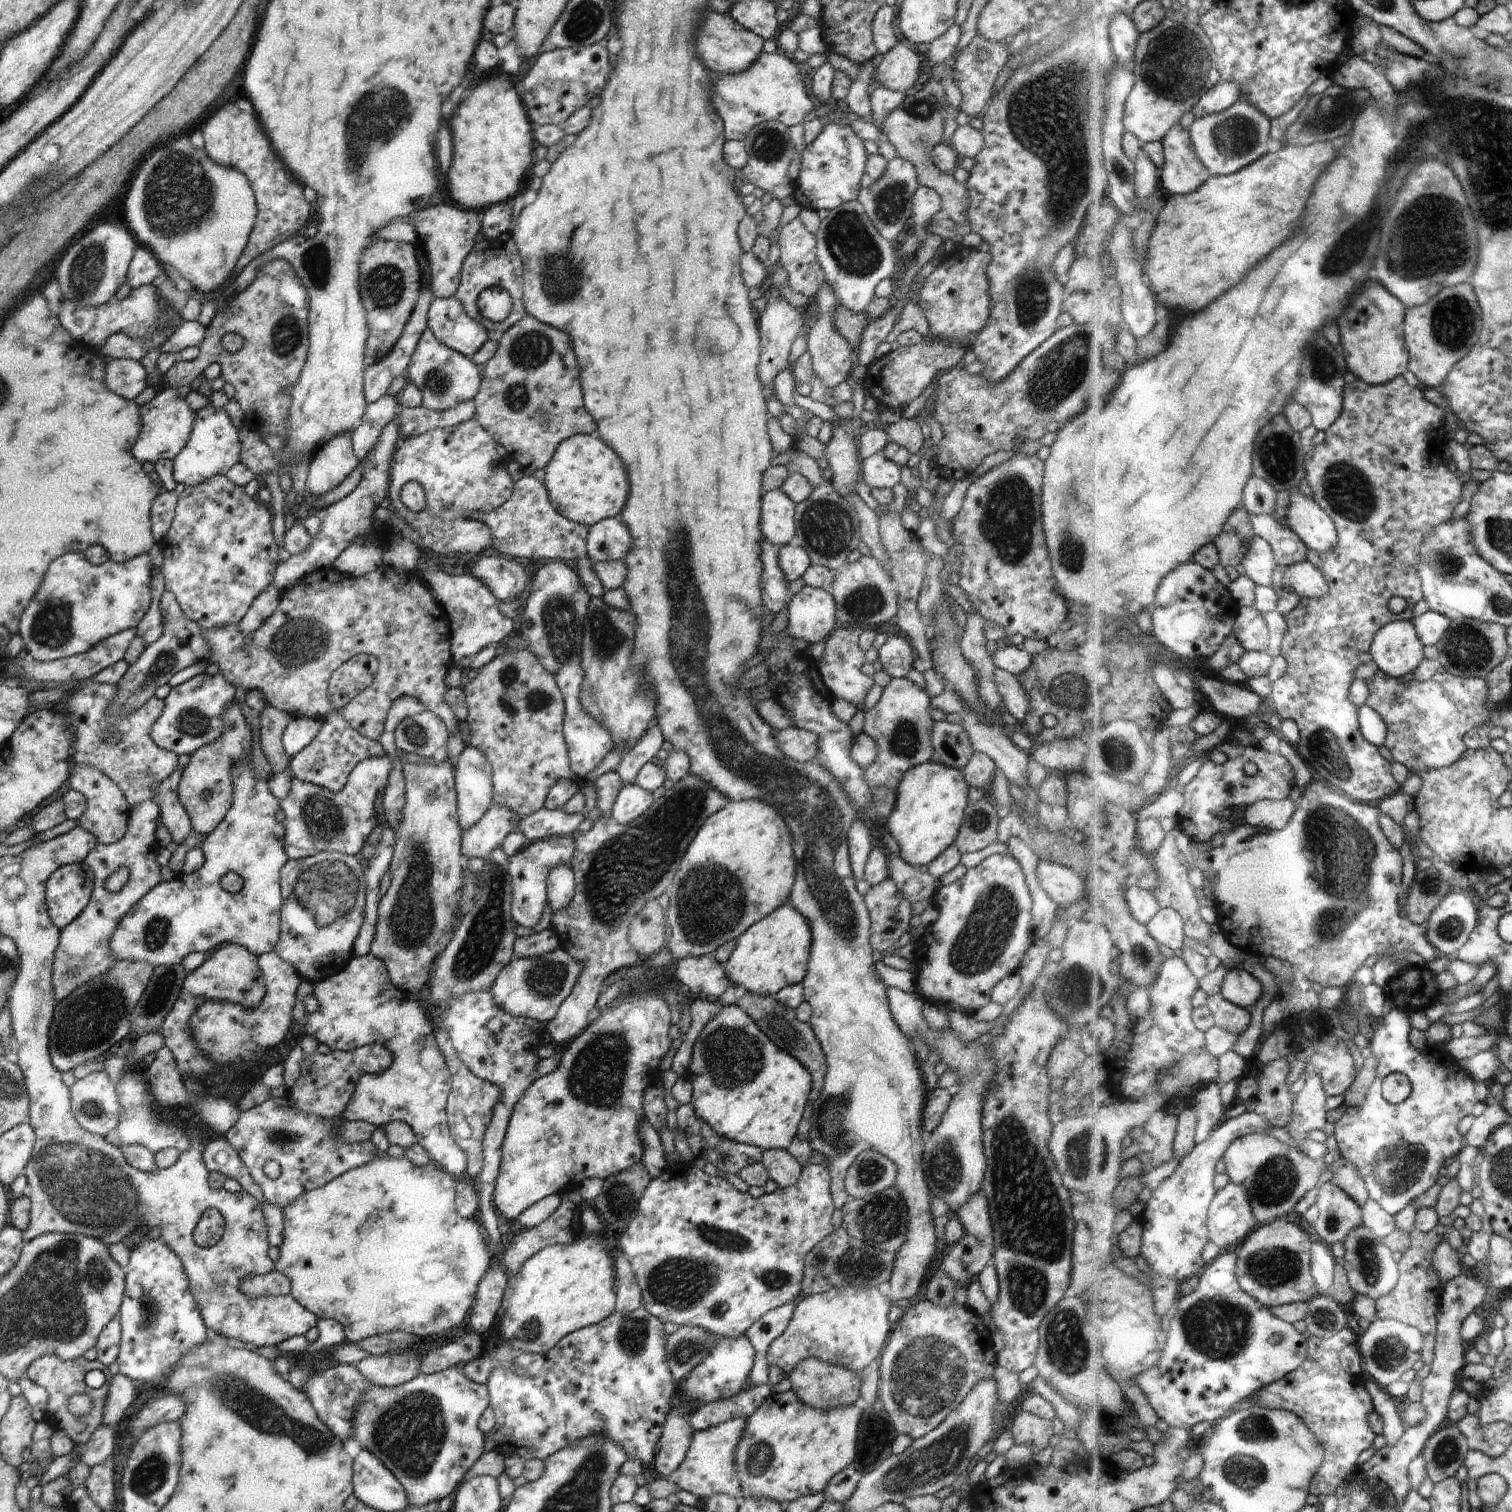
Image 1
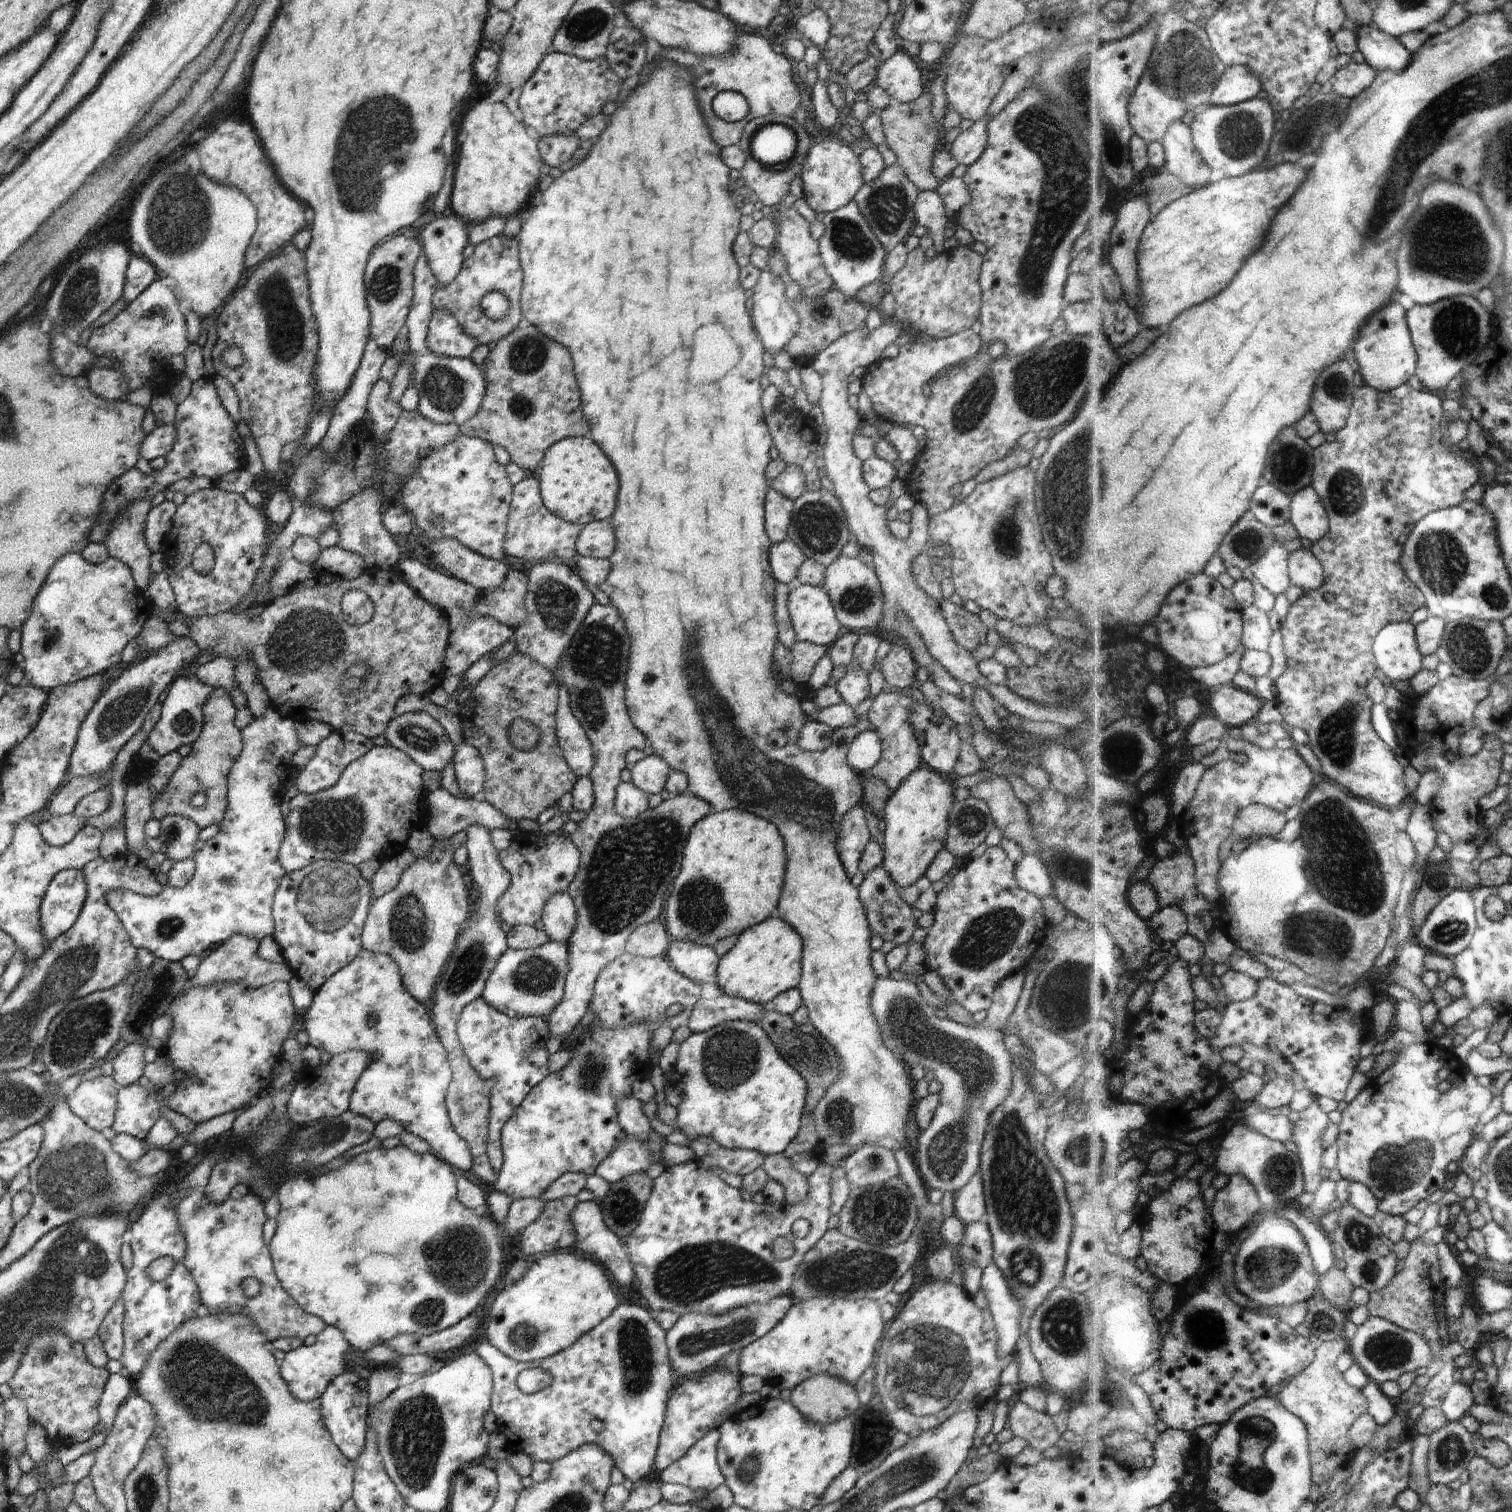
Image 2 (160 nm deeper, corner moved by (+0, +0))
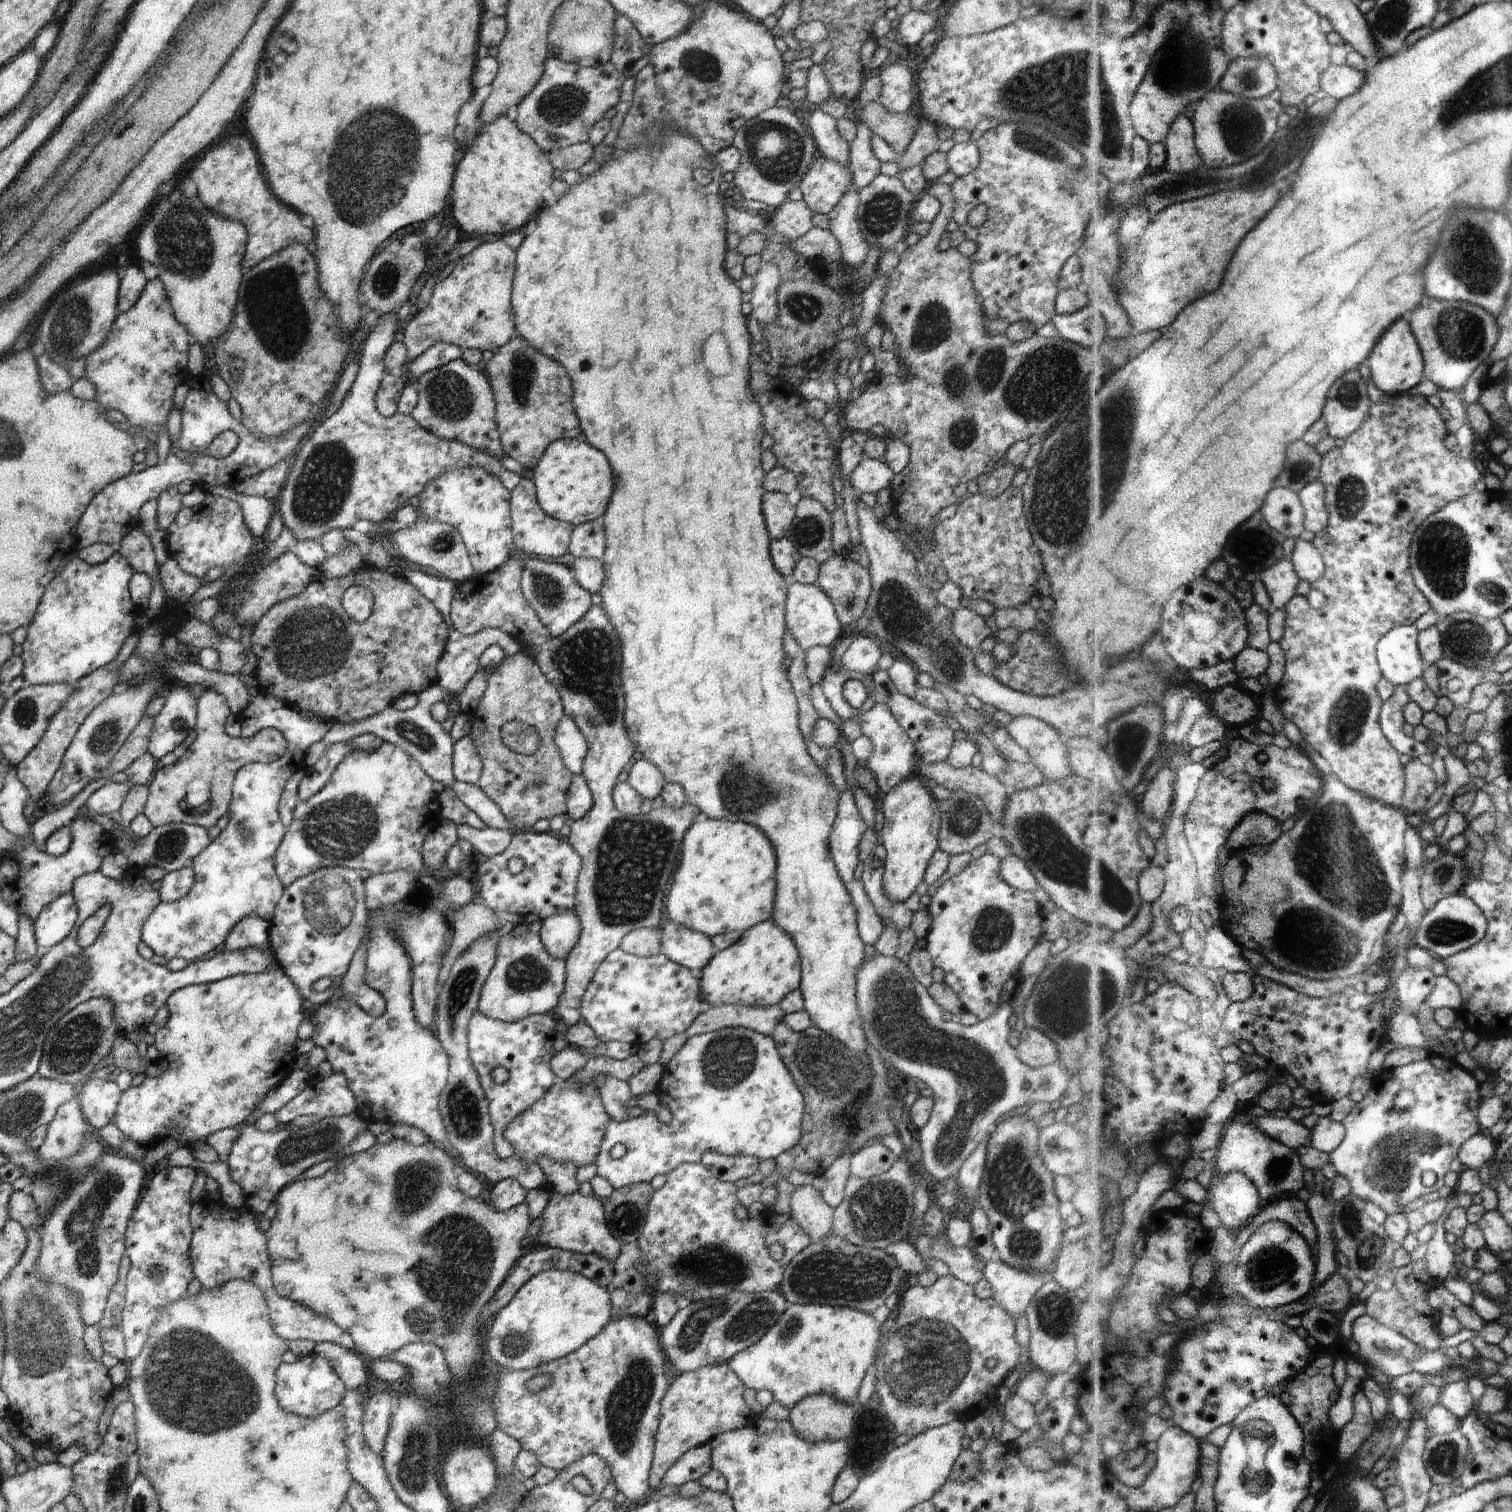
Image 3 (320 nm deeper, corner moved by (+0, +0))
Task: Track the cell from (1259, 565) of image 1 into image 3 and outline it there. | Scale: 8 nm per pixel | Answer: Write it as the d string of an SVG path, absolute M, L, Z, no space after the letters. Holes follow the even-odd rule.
M1282 559L1274 567L1261 574L1268 592L1277 609L1286 609L1291 600L1298 594L1296 588L1300 584L1300 575L1296 572L1293 559Z

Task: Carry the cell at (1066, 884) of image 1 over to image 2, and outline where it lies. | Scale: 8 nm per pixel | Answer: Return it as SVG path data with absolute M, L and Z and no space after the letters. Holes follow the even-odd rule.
M1024 854L1015 862L1014 878L1026 892L1039 899L1053 895L1053 882L1041 858L1036 855Z

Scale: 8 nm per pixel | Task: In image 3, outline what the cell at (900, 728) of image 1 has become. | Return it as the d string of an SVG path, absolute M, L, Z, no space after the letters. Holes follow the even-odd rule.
M876 703L870 710L860 713L858 722L862 734L869 738L873 744L873 751L865 766L873 772L877 785L882 792L887 793L903 780L915 776L915 766L918 762L917 750L906 731L896 722L888 706L884 703Z

